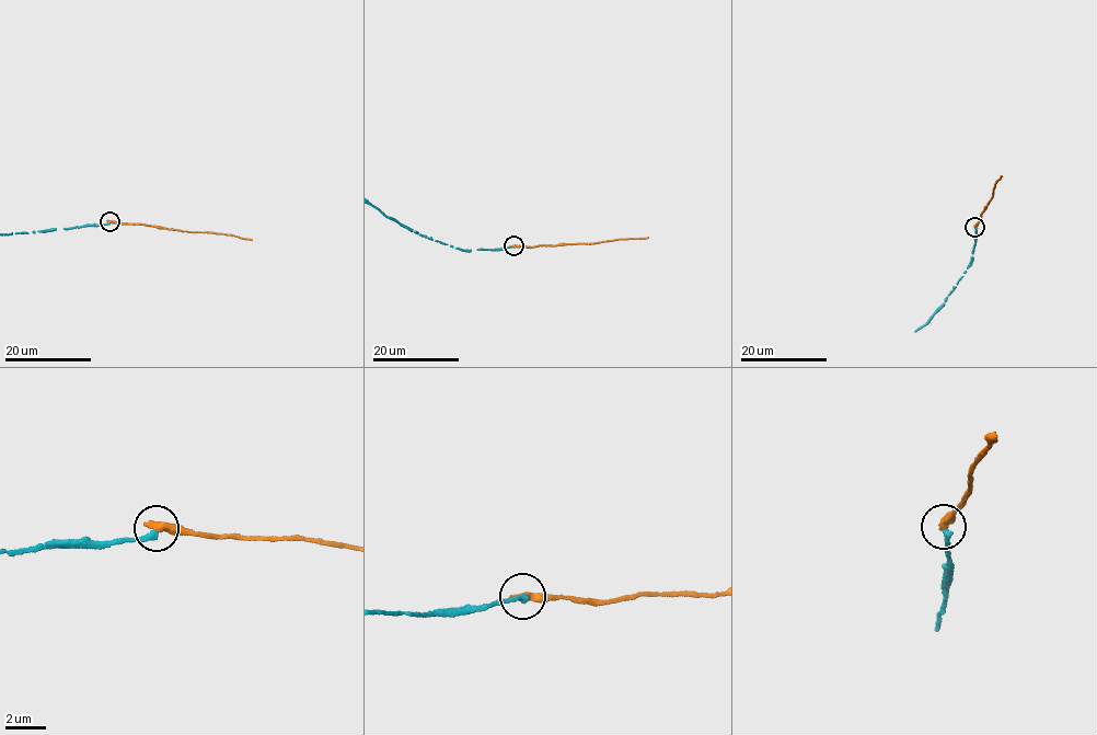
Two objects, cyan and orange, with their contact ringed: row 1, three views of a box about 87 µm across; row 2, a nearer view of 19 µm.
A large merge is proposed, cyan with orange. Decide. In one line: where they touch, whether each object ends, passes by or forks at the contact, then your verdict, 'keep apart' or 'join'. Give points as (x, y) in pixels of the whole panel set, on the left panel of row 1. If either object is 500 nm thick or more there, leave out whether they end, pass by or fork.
place (110, 221); cyan ends; orange ends; keep apart

